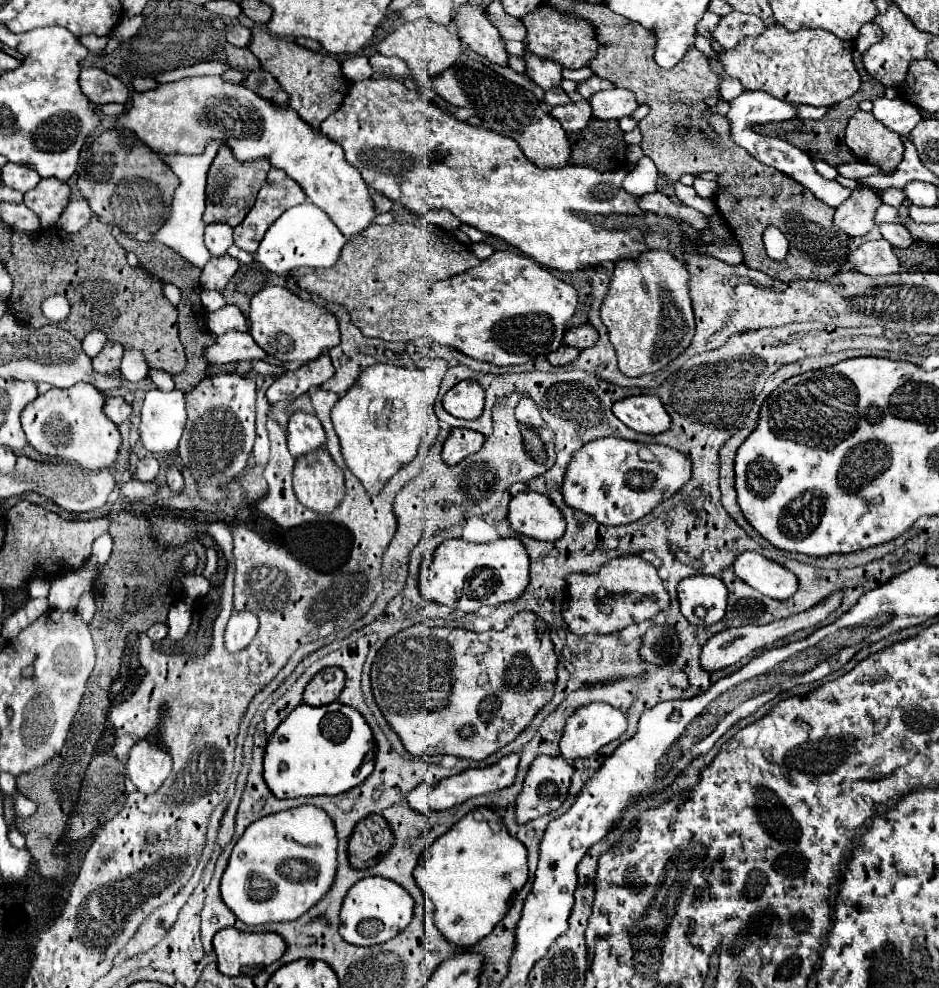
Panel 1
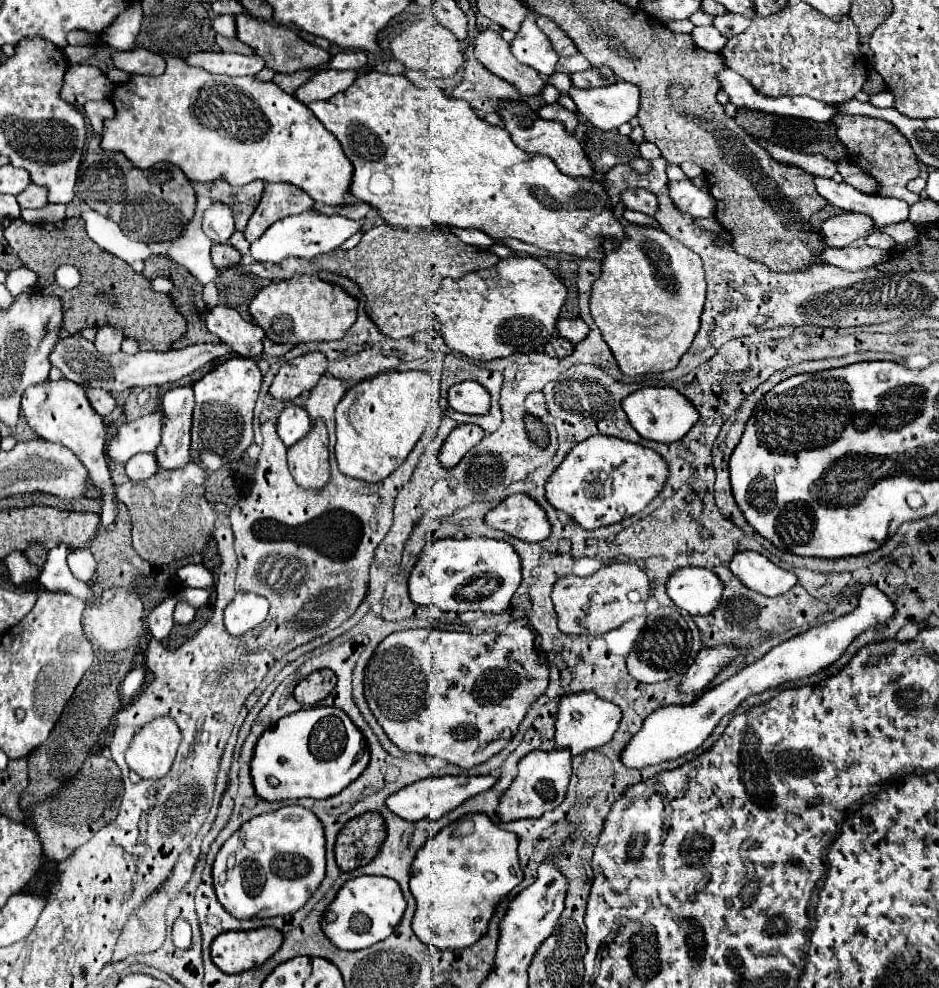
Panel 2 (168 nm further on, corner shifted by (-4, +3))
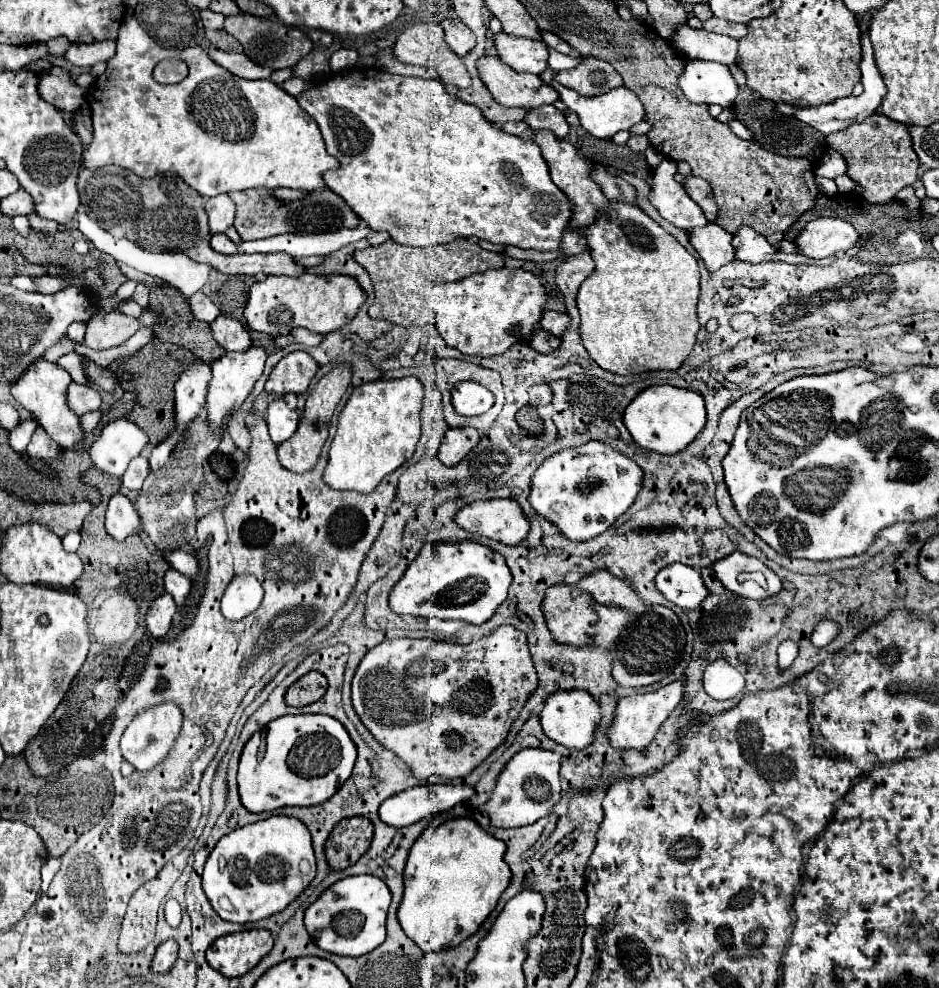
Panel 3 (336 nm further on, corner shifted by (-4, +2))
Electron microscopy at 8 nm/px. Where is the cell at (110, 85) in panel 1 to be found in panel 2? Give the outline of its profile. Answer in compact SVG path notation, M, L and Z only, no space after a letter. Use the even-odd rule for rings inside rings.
M73 64L65 72L61 98L75 108L81 108L89 100L109 100L111 90L113 82L107 80L107 76L99 68Z

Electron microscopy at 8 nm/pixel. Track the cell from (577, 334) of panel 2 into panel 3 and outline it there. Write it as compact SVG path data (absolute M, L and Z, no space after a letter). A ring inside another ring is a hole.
M545 311L541 317L541 327L557 337L561 337L561 333L565 333L565 329L569 327L569 315L567 313L555 313L555 311Z

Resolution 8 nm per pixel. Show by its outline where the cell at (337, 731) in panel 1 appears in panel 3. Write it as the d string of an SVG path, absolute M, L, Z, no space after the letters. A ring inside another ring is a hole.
M285 715L247 741L237 775L241 803L253 813L285 805L319 805L349 779L355 761L357 747L337 719L329 715ZM261 743L265 743L265 755L259 759Z

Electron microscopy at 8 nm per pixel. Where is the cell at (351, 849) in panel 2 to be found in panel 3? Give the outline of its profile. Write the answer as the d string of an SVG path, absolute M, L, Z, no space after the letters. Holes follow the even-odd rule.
M349 817L333 829L325 843L325 853L331 869L347 869L357 863L369 849L373 839L373 823L367 817Z

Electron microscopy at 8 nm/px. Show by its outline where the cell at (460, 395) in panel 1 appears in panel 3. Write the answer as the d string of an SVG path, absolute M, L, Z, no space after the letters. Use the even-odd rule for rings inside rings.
M461 381L451 391L451 401L457 413L473 417L489 411L493 407L493 393L473 381Z

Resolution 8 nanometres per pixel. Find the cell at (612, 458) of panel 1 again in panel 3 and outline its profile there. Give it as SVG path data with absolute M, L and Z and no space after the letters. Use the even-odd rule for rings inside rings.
M603 441L563 449L543 461L531 479L529 503L553 521L571 541L587 541L607 531L637 499L643 487L643 469Z

